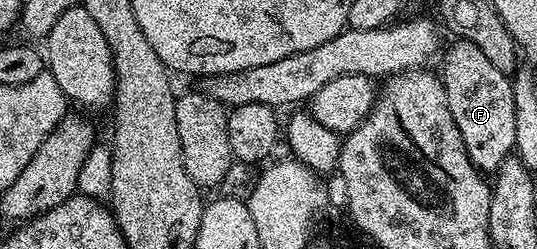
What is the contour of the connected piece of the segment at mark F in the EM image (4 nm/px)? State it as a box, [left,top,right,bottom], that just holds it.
[441,40,517,175]

